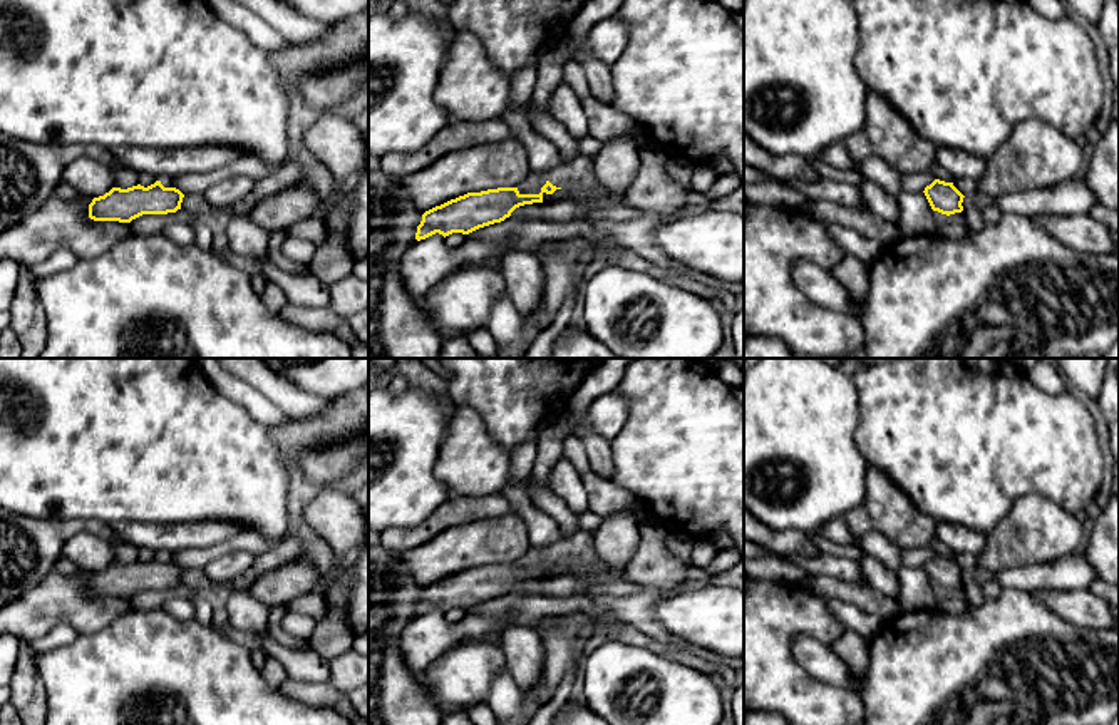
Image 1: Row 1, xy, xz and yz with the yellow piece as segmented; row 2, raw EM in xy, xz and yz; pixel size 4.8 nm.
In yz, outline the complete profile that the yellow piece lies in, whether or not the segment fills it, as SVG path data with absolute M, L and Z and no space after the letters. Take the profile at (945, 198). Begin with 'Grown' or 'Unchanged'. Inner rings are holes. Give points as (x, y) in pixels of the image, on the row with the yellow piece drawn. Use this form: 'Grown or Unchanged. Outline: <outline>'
Unchanged. Outline: M935 179L923 193L933 211L946 216L963 211L962 203L965 196L953 186L953 183Z

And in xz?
Unchanged. Outline: M549 181L539 194L521 194L518 188L498 188L481 193L467 193L436 206L422 214L415 239L425 239L436 233L444 238L452 233L469 234L479 228L501 223L524 204L543 203L543 194L553 194L556 188Z

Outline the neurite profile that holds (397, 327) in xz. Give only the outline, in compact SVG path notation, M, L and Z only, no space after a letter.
M382 167L369 171L369 358L439 358L444 340L422 311L420 300L405 291L400 276L402 258L417 241L422 214L399 179L385 174Z

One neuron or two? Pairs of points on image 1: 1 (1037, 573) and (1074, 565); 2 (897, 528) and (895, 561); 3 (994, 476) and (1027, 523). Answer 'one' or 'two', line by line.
1: one
2: two
3: two

